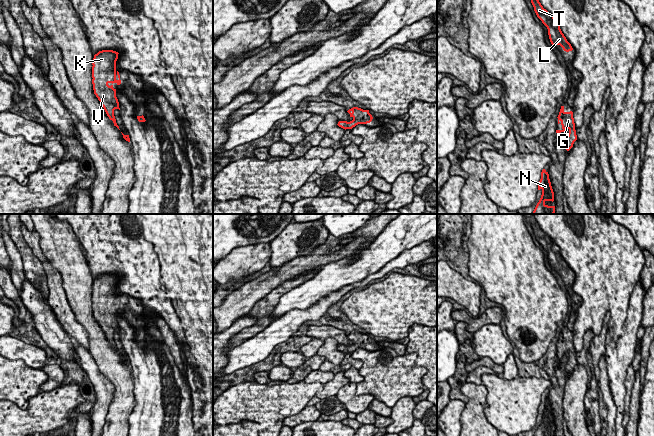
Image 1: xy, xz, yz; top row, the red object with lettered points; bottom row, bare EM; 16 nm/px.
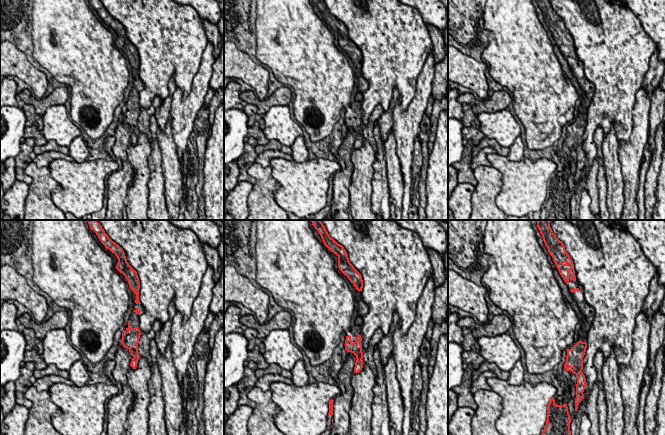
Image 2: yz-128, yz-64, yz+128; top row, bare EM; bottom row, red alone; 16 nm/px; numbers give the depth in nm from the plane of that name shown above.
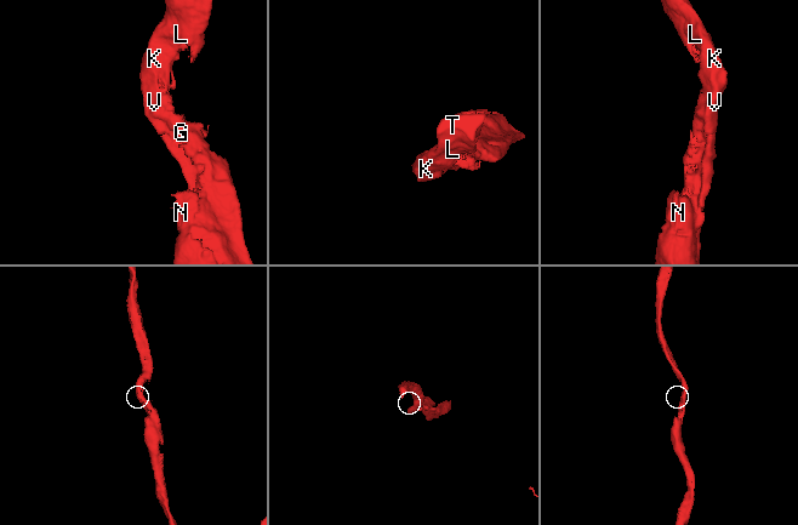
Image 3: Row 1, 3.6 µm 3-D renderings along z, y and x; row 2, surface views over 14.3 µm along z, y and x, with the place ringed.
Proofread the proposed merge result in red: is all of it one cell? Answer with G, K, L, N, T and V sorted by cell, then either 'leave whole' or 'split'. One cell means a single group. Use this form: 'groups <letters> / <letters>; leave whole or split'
groups G K L N T V; leave whole

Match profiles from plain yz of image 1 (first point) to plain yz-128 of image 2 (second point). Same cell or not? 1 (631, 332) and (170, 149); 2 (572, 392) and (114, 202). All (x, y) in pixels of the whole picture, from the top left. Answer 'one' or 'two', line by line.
1: two
2: two

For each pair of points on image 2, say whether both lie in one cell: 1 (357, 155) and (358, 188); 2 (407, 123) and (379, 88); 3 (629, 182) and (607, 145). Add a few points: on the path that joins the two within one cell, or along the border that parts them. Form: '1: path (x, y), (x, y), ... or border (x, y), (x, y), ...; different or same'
1: path (360, 163), (360, 180); same
2: border (416, 84), (414, 97), (405, 111); different
3: border (618, 145), (618, 160), (623, 191); different

